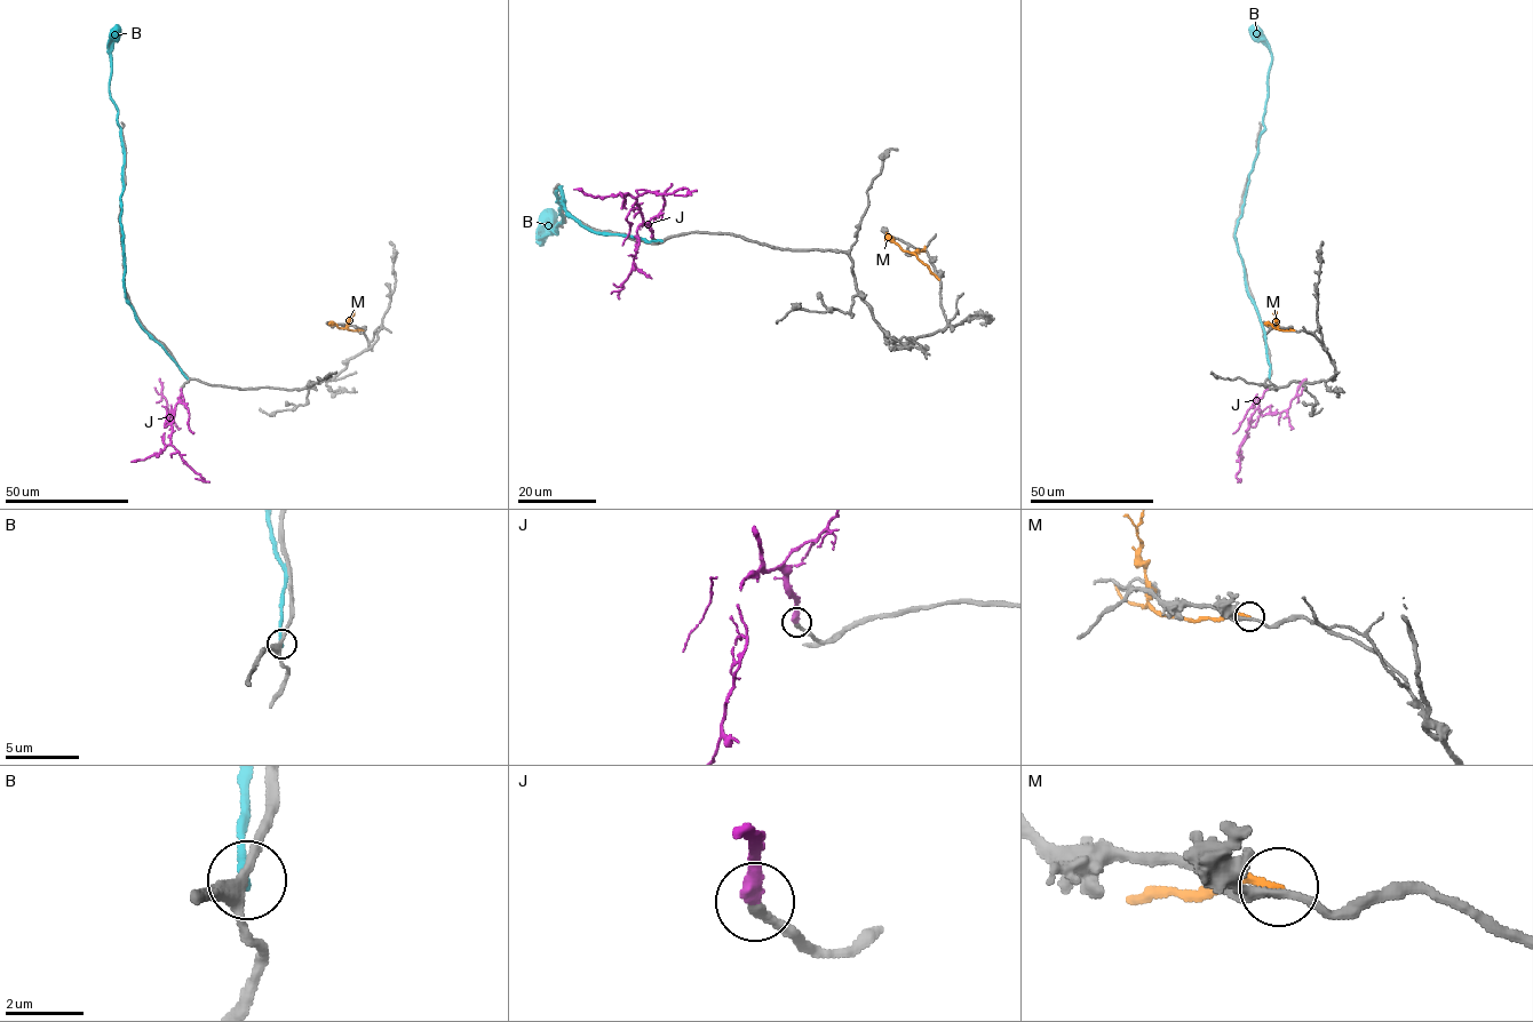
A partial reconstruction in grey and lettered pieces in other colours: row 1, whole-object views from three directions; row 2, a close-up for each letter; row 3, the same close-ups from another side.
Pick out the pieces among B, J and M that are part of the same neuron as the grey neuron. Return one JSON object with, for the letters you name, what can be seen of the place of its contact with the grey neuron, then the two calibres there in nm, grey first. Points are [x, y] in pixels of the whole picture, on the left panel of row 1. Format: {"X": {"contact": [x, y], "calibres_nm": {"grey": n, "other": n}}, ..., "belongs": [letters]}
{"J": {"contact": [181, 389], "calibres_nm": {"grey": 280, "other": 320}}, "belongs": ["J"]}

